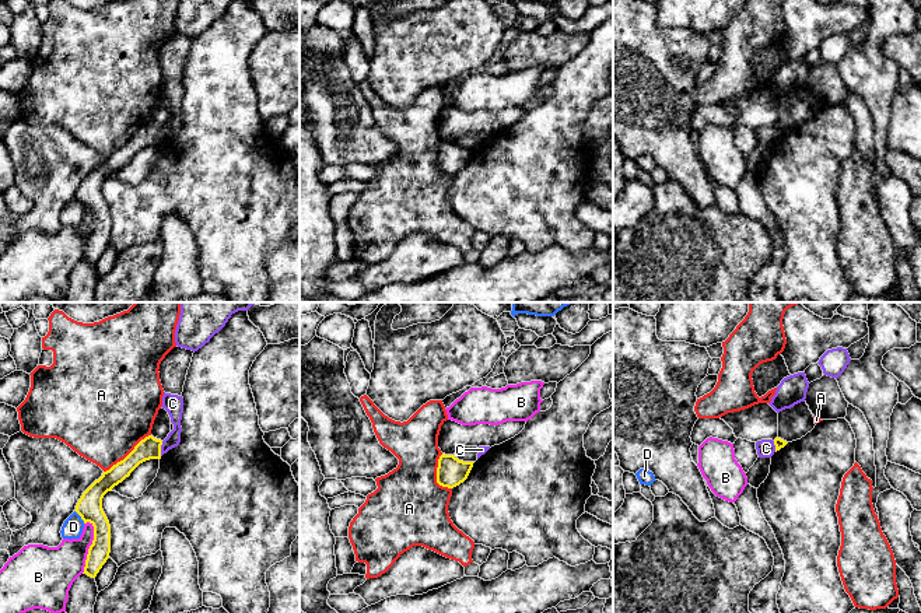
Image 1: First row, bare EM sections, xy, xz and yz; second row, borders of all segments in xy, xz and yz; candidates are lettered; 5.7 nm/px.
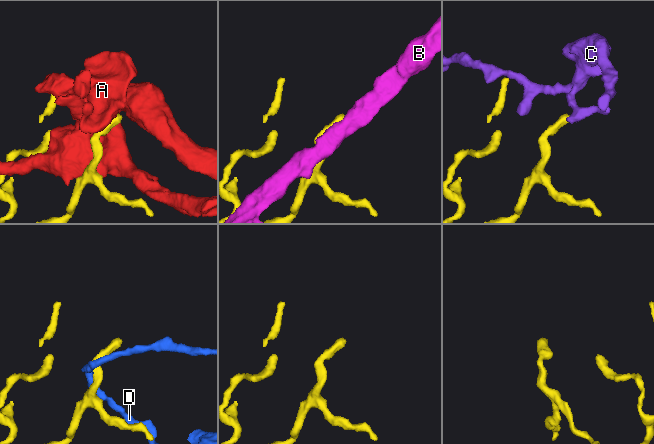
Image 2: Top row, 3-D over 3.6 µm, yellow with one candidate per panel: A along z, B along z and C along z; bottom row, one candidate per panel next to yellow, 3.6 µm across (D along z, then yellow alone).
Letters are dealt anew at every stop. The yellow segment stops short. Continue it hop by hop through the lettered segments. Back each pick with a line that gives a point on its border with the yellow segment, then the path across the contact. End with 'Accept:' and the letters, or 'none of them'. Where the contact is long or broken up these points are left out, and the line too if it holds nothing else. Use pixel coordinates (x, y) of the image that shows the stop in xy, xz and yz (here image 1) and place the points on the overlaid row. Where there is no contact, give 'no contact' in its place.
Accept: none of them

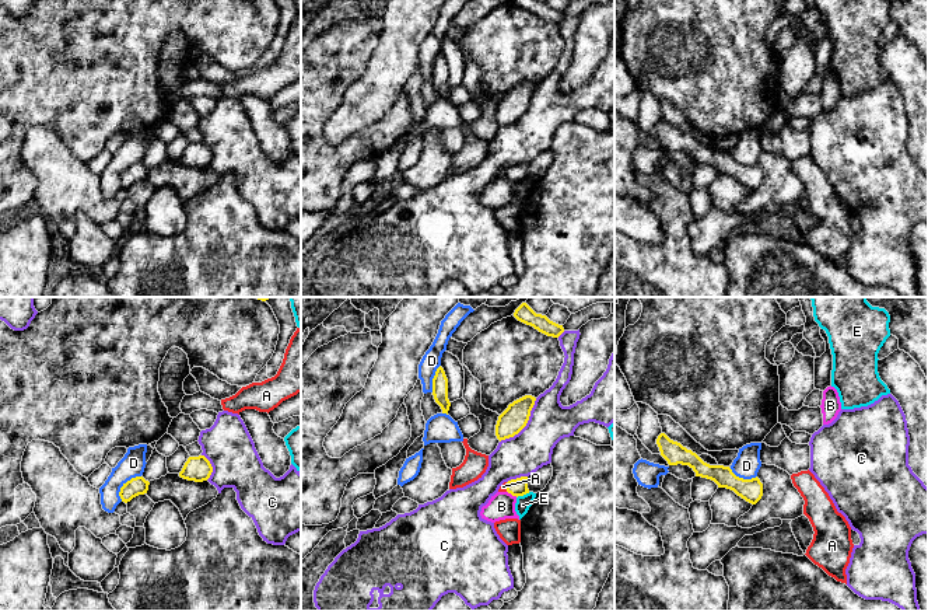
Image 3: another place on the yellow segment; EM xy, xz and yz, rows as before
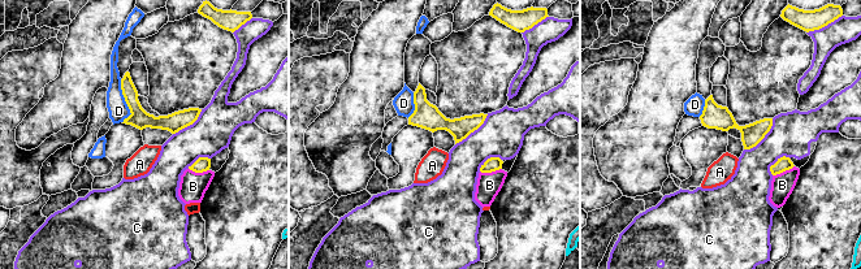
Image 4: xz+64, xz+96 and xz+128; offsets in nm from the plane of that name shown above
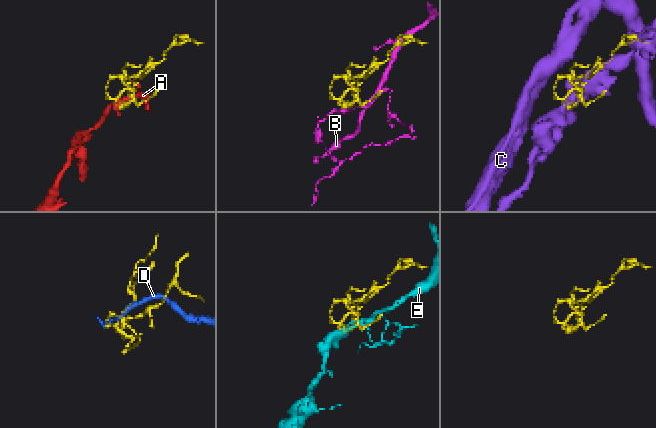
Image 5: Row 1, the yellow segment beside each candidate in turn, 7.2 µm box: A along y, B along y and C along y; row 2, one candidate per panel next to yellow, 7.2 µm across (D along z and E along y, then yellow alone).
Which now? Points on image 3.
Accept: none of them

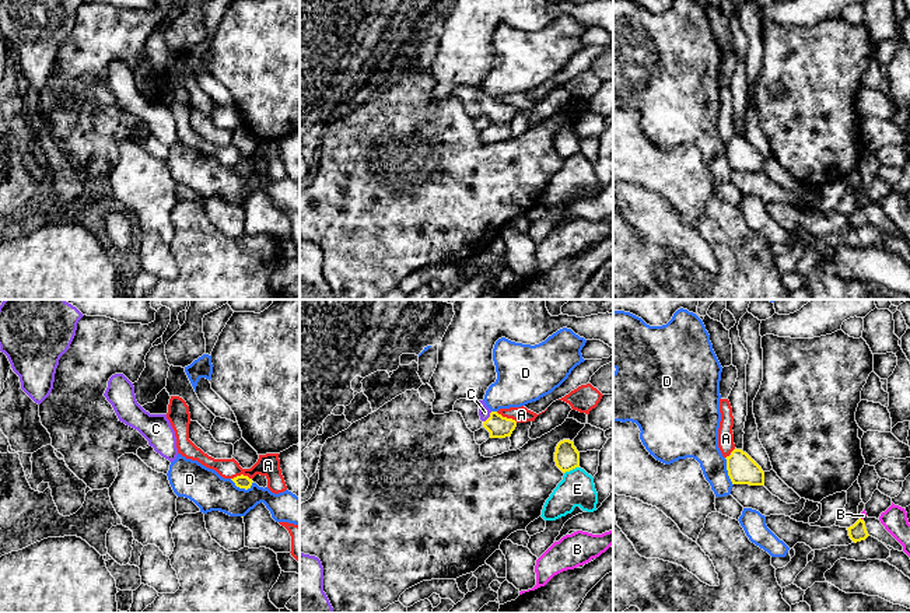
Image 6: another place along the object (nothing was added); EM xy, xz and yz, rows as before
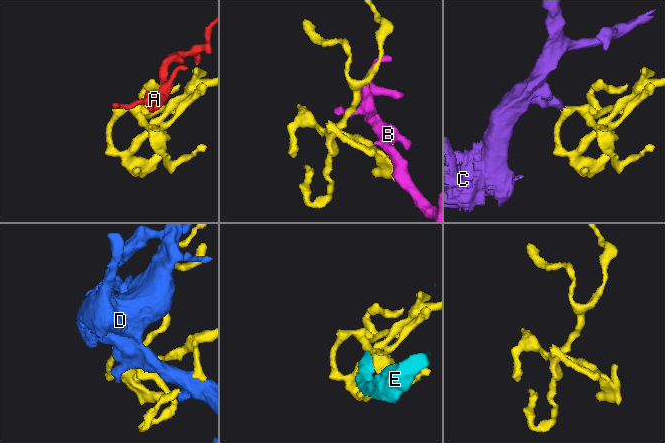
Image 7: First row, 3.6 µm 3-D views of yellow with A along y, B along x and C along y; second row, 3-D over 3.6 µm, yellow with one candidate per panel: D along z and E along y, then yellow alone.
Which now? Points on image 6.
C: xz (489, 417) | across xz (499, 427), (489, 417), (485, 412)
Accept: C

